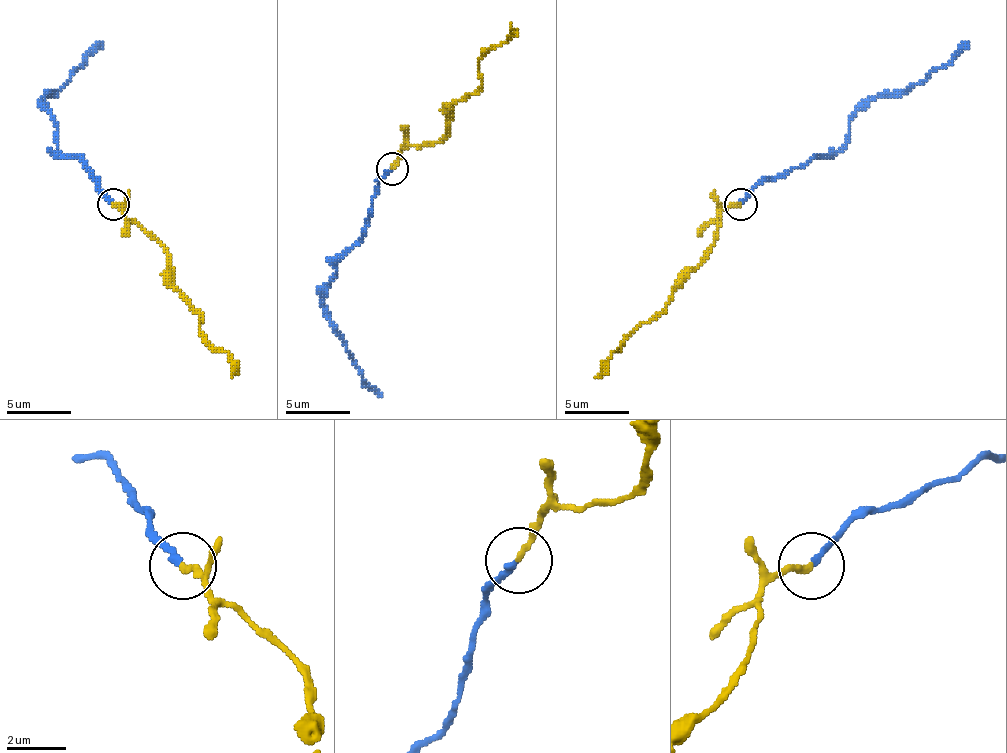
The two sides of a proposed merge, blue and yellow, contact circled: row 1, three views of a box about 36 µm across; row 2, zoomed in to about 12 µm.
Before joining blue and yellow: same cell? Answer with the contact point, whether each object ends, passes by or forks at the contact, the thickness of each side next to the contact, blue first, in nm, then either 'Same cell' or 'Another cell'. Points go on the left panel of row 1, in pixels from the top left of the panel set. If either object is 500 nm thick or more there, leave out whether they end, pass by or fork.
Place: (113, 204). At the ring blue ends. At the ring yellow ends. Thickness 240 nm (blue) against 220 nm. Another cell

